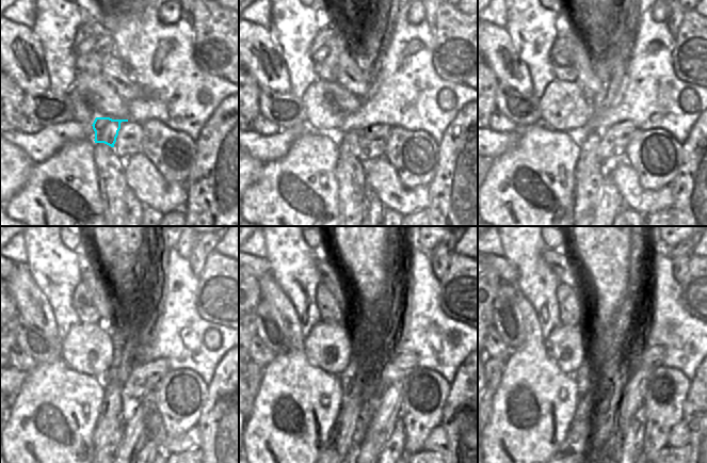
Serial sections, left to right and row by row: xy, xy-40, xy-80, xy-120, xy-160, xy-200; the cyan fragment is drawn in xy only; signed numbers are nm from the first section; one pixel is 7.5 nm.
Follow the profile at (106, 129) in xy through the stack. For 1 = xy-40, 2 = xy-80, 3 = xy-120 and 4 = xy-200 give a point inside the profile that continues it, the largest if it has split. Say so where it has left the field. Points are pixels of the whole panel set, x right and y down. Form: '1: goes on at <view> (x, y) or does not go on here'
1: goes on at xy-40 (350, 144)
2: goes on at xy-80 (589, 153)
3: goes on at xy-120 (112, 405)
4: goes on at xy-200 (574, 443)

